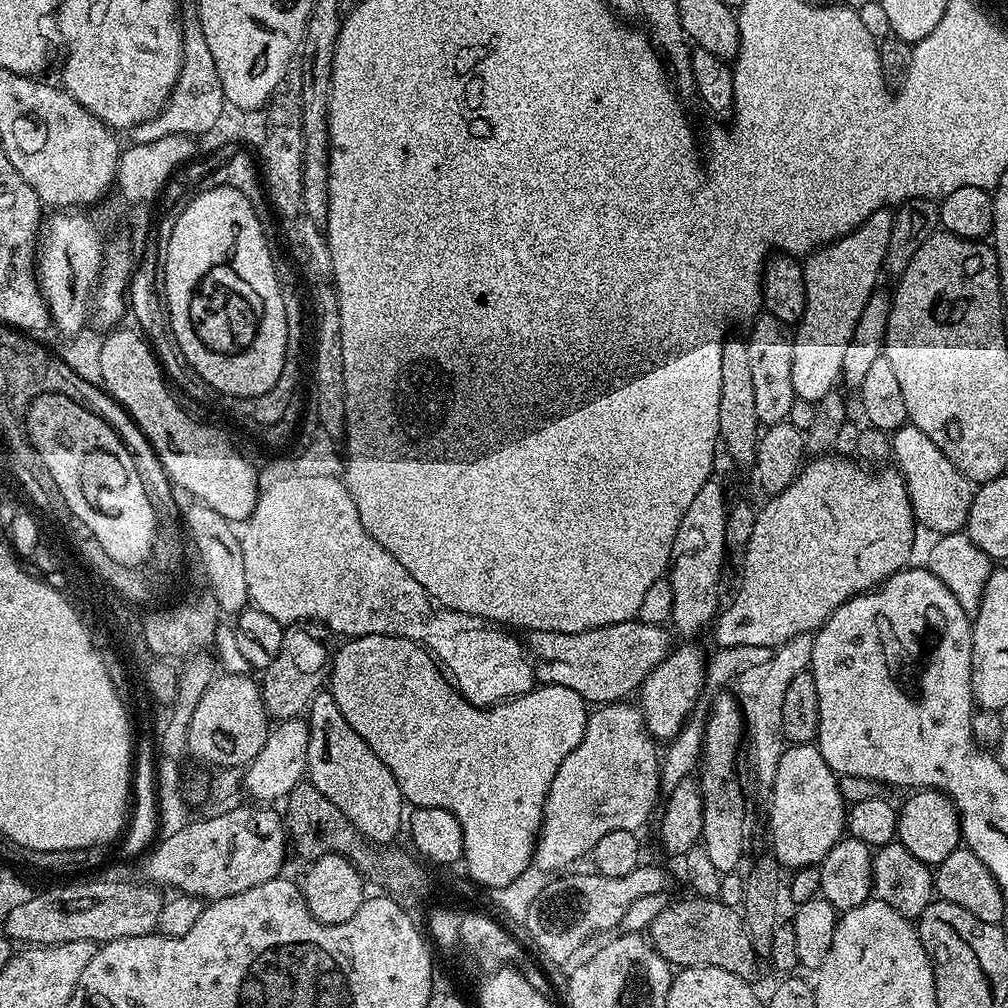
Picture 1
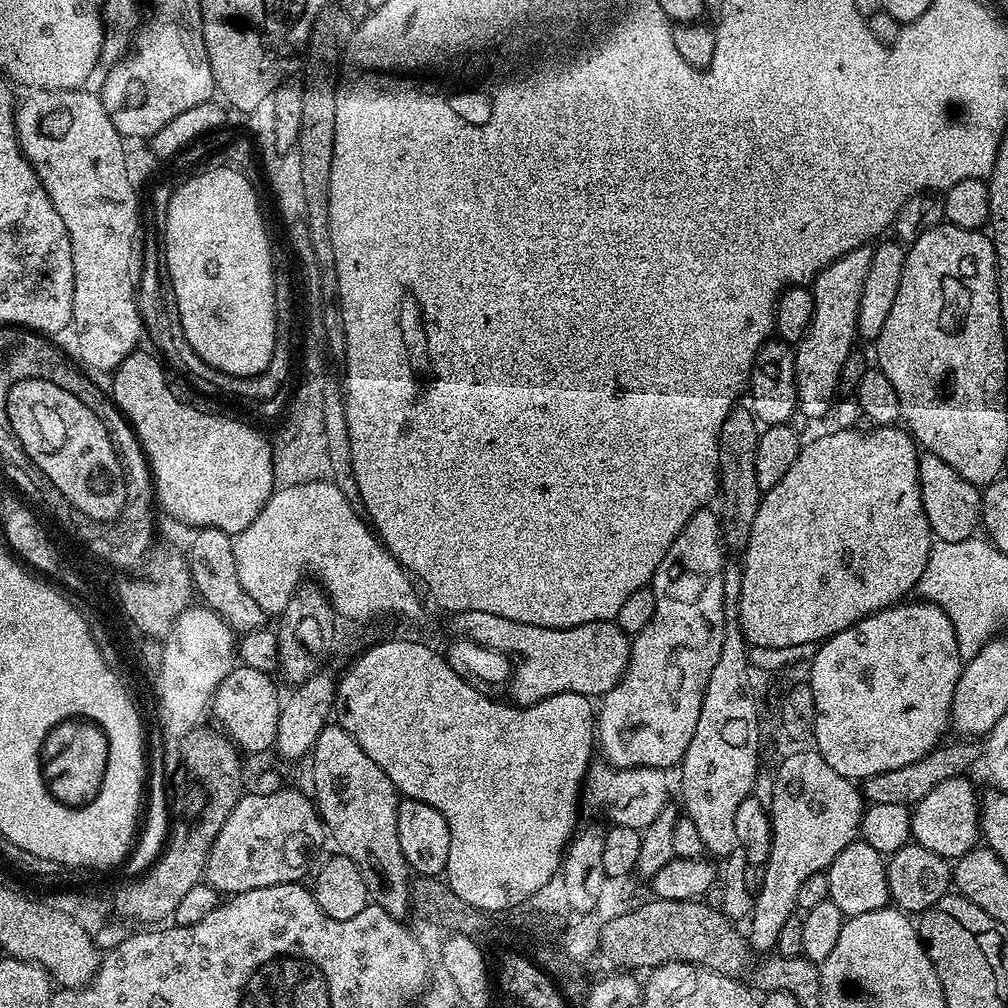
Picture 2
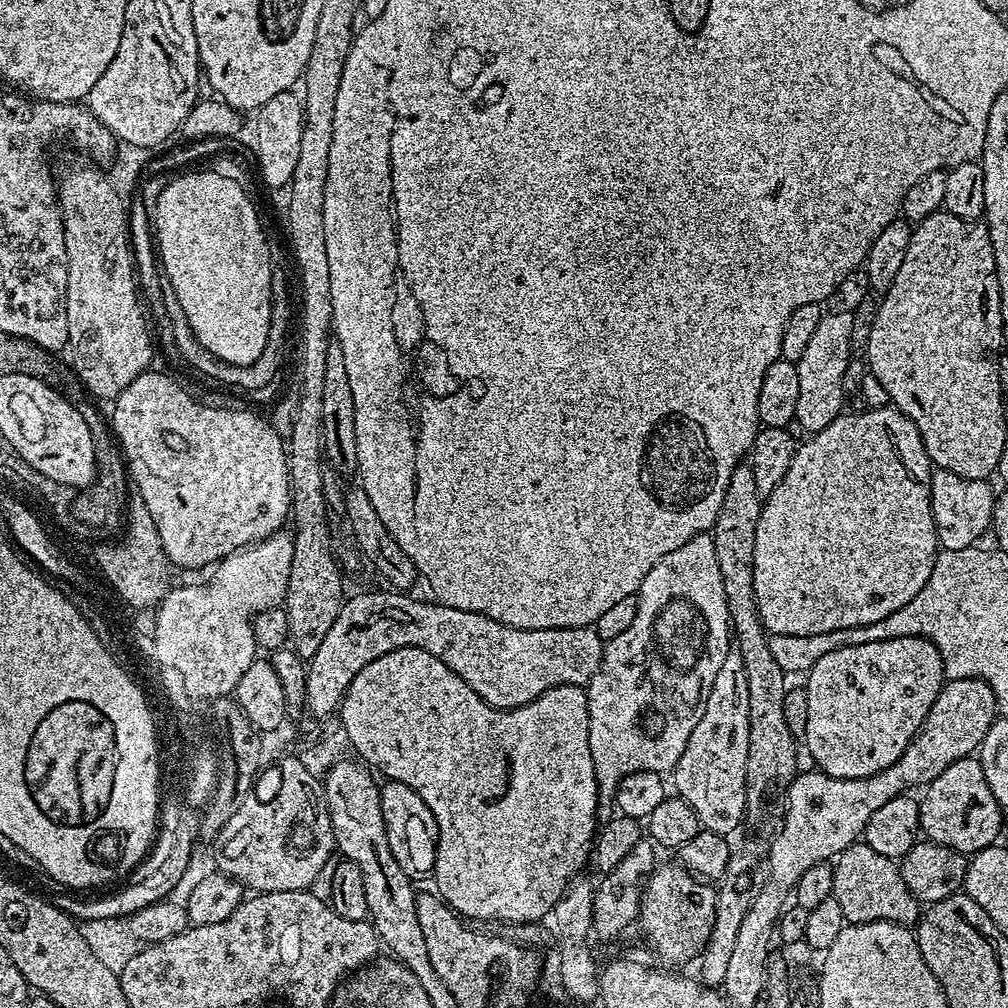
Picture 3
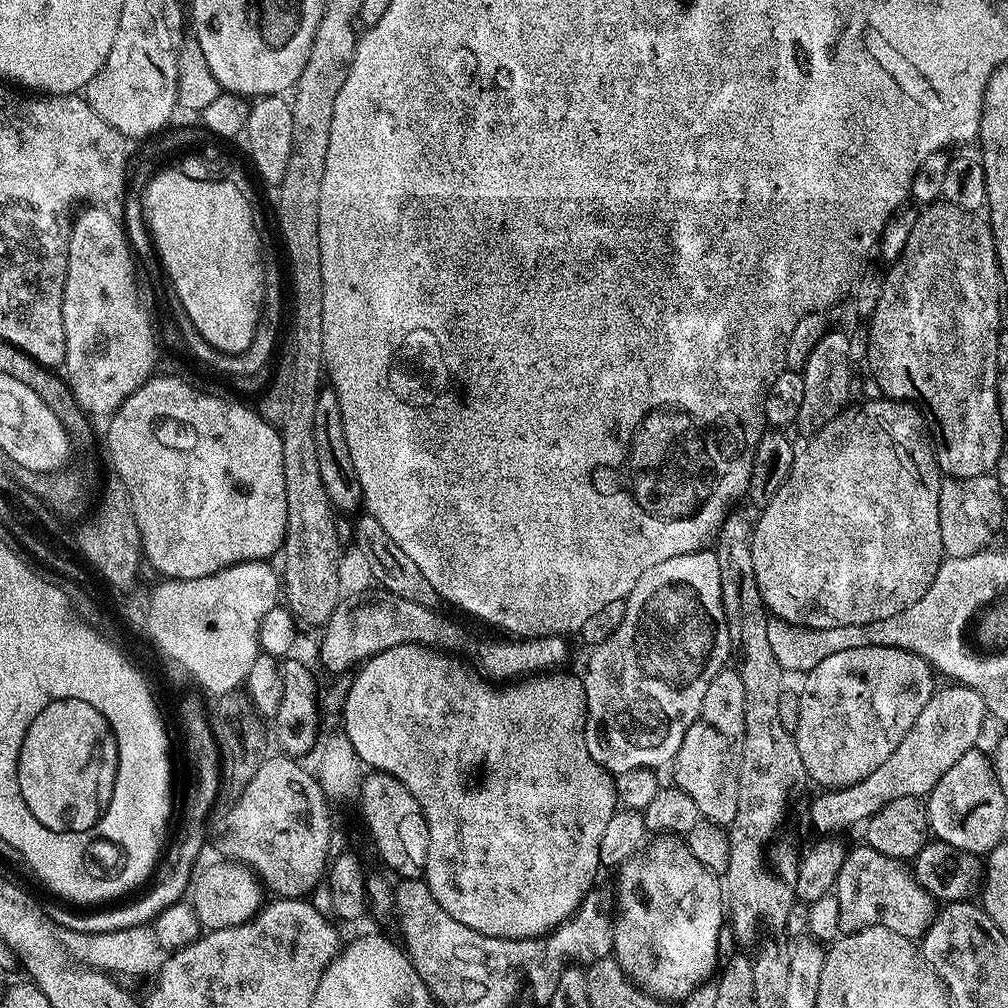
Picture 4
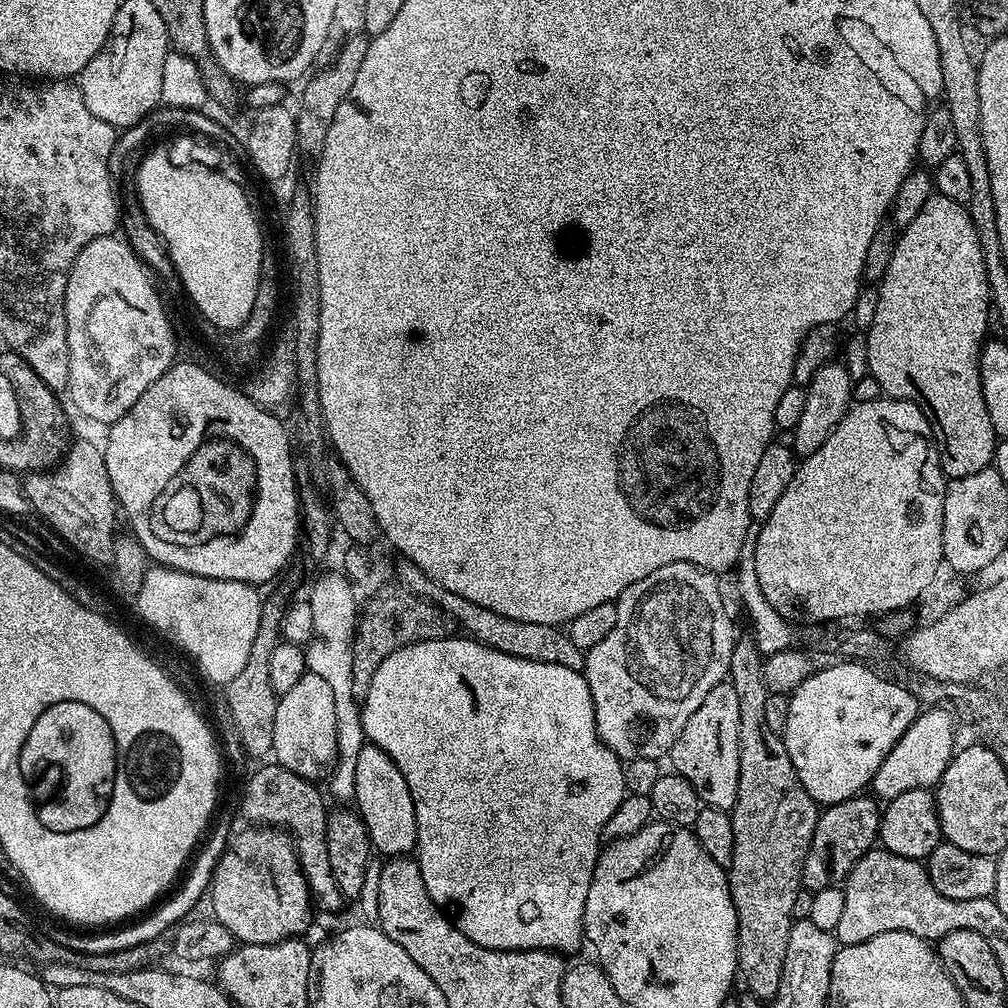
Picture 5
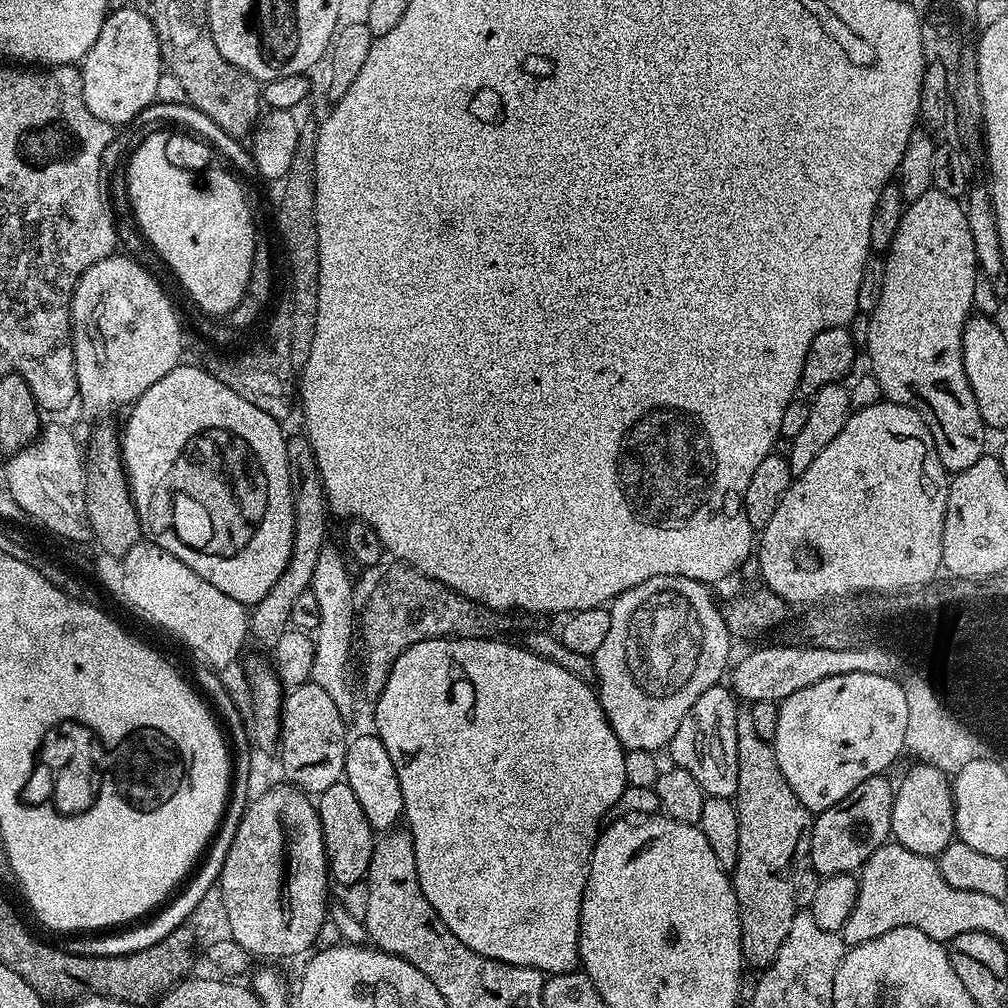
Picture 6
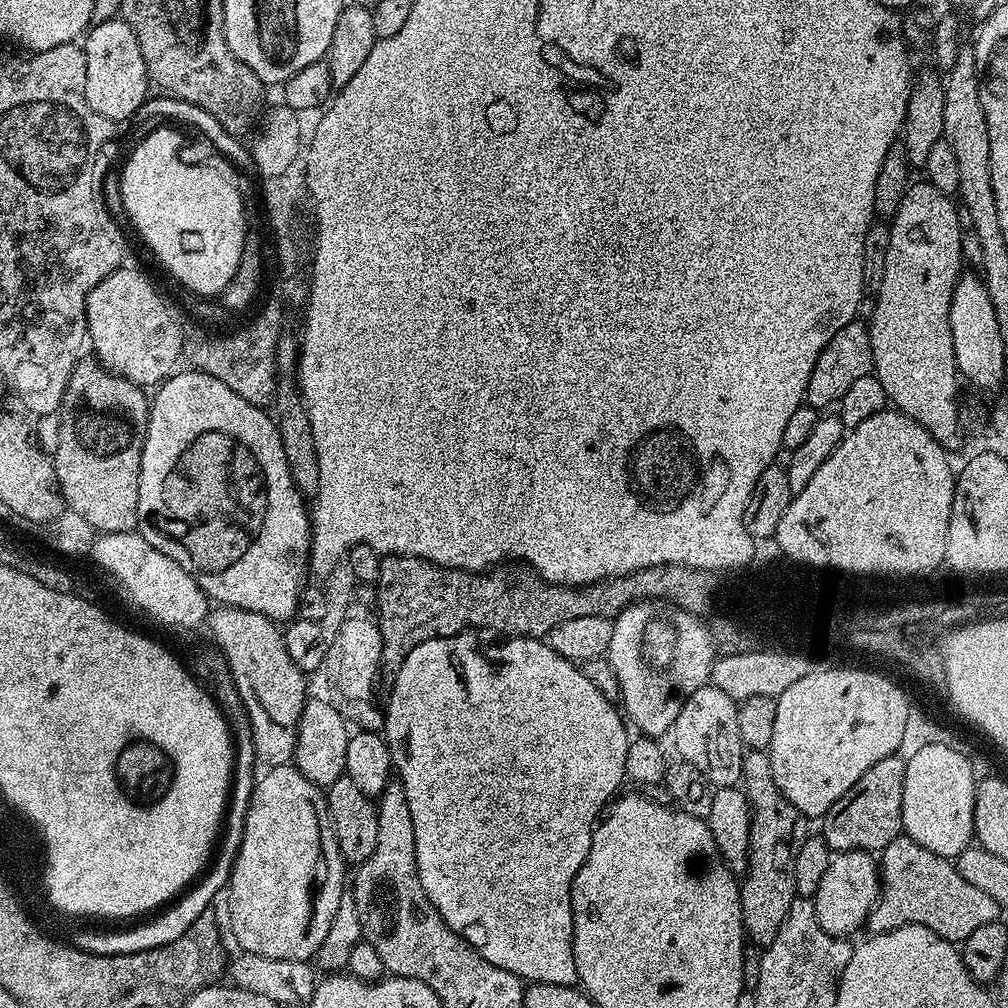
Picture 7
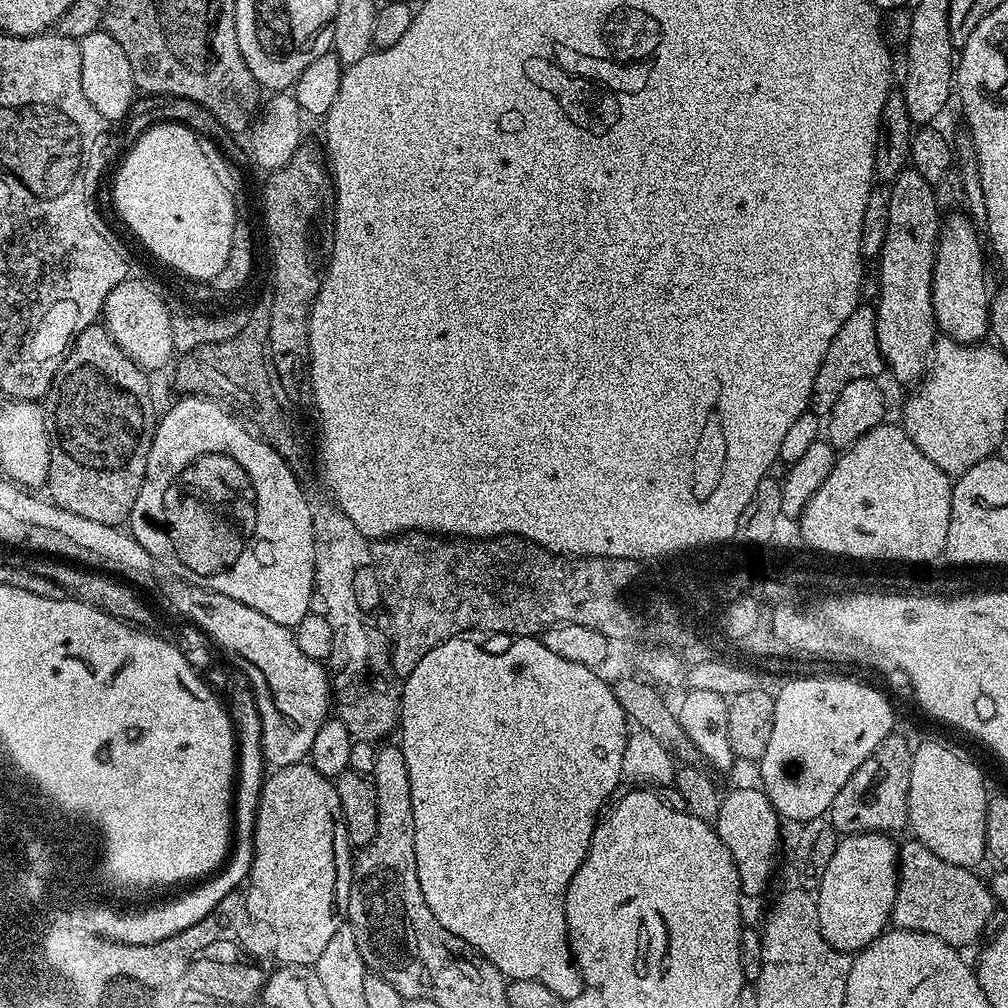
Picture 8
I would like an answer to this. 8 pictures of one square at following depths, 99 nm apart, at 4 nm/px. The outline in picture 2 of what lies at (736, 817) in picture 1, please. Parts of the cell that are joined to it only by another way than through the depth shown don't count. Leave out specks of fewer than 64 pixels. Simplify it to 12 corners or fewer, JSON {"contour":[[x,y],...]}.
{"contour":[[724,561],[724,641],[678,765],[709,857],[735,850],[760,765],[760,708]]}

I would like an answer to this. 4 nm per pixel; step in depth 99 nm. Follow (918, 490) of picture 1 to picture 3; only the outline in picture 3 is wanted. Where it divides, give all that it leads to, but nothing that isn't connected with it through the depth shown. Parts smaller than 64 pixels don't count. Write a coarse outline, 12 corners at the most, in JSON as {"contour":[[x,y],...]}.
{"contour":[[933,471],[941,549],[971,548],[991,529],[988,480]]}

